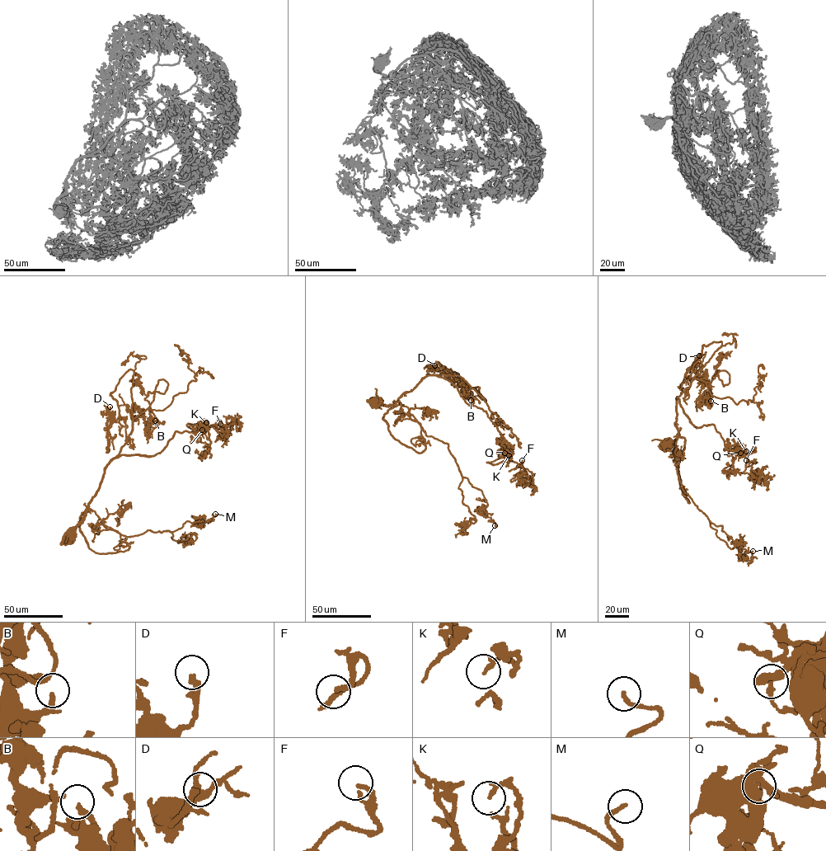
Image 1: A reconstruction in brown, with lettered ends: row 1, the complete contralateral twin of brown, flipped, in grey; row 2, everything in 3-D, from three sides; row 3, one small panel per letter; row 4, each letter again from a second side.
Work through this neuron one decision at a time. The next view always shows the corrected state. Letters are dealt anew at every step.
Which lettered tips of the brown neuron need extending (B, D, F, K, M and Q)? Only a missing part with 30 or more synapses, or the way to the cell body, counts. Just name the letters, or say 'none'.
D, F, M

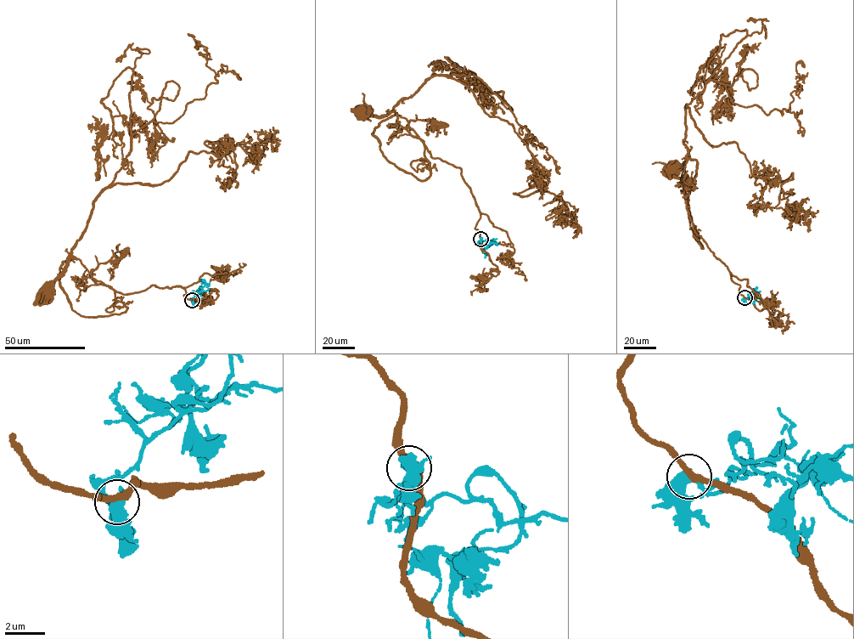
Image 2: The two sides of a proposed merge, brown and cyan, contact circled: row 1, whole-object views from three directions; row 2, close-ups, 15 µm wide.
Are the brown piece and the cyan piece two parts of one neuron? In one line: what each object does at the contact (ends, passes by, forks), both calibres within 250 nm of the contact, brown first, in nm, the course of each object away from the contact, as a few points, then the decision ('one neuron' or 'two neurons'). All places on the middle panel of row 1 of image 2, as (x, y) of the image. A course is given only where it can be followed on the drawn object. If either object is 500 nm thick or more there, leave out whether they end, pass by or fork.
brown passes by | cyan passes by | 360/440 nm | brown via (480, 239), (475, 229), (480, 212), (460, 168), (432, 158), (407, 121), (395, 112), (382, 116), (362, 112) | cyan via (480, 239), (489, 243), (495, 240), (487, 241) | one neuron

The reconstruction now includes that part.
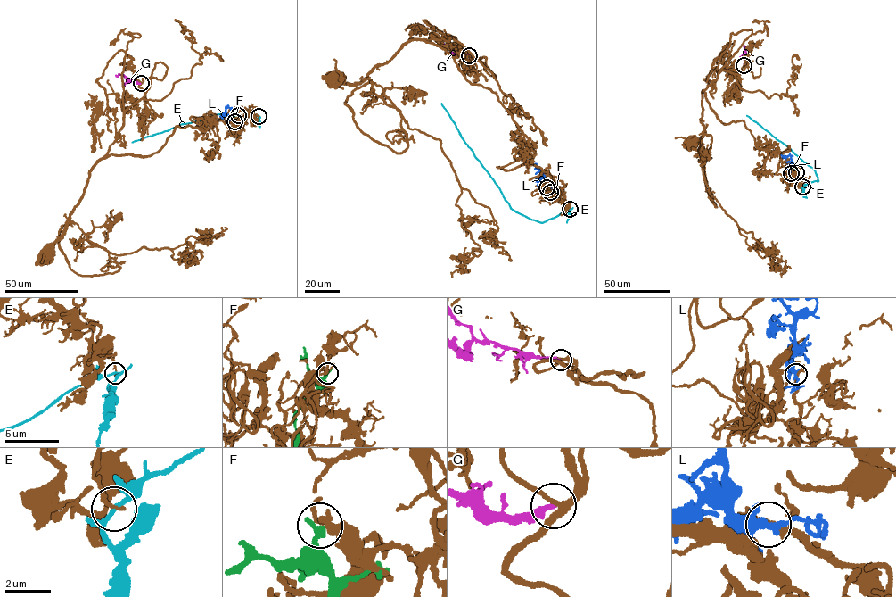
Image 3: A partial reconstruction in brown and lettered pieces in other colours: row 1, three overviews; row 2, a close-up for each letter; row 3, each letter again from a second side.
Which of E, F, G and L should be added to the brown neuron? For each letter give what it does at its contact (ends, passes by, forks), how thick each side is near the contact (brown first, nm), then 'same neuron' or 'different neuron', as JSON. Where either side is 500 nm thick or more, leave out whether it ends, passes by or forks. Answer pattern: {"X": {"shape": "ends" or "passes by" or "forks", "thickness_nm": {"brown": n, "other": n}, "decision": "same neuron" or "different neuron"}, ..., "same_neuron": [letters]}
{"E": {"shape": "forks", "thickness_nm": {"brown": 180, "other": 160}, "decision": "different neuron"}, "F": {"shape": "ends", "thickness_nm": {"brown": 170, "other": 320}, "decision": "different neuron"}, "G": {"shape": "ends", "thickness_nm": {"brown": 240, "other": 240}, "decision": "different neuron"}, "L": {"shape": "forks", "thickness_nm": {"brown": 240, "other": 280}, "decision": "different neuron"}, "same_neuron": []}

